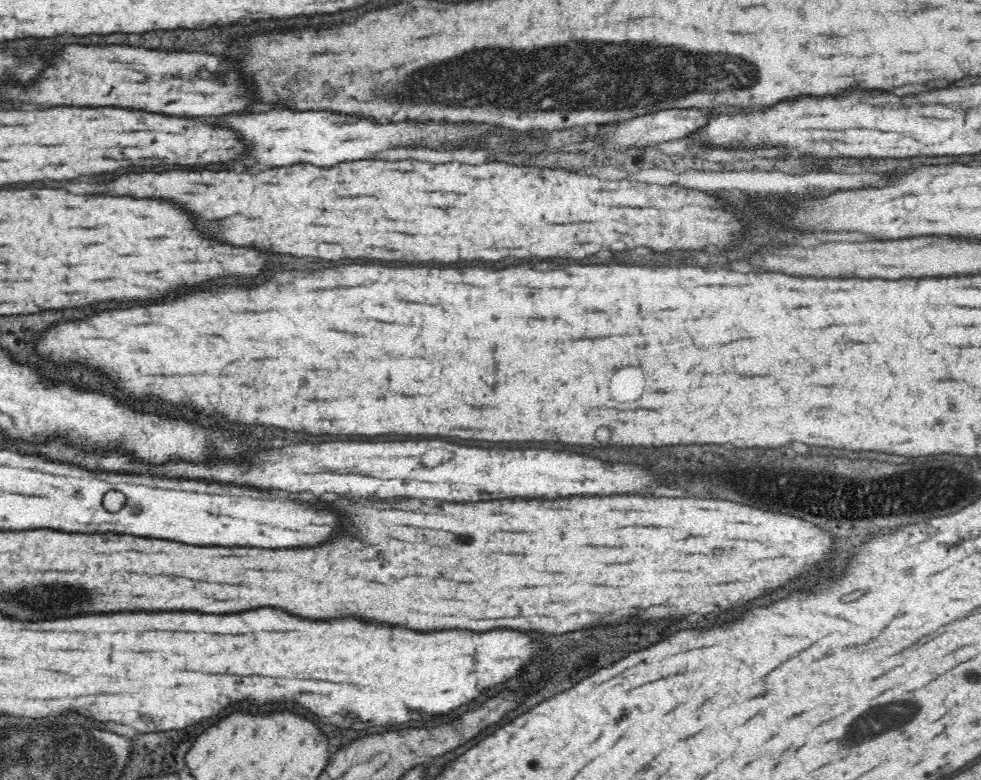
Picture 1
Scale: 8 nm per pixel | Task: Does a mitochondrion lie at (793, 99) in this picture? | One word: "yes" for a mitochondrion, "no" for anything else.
no

